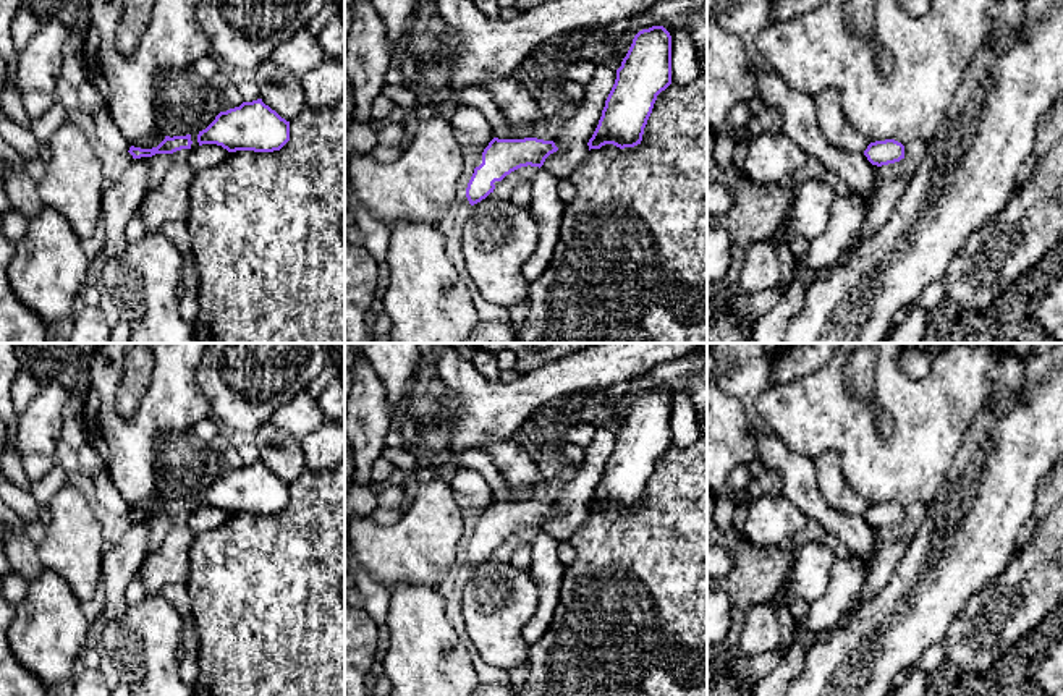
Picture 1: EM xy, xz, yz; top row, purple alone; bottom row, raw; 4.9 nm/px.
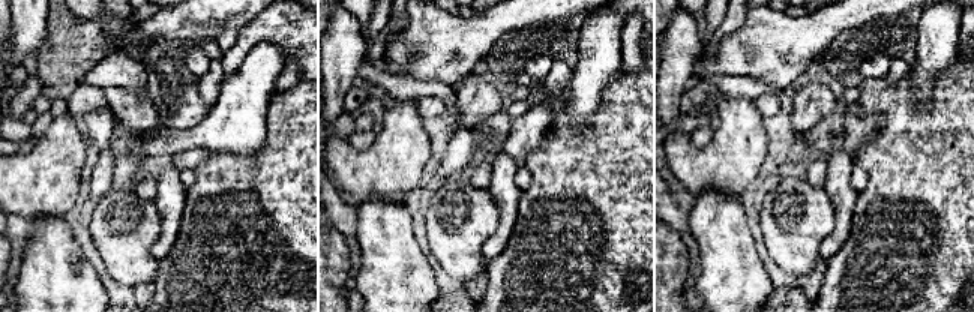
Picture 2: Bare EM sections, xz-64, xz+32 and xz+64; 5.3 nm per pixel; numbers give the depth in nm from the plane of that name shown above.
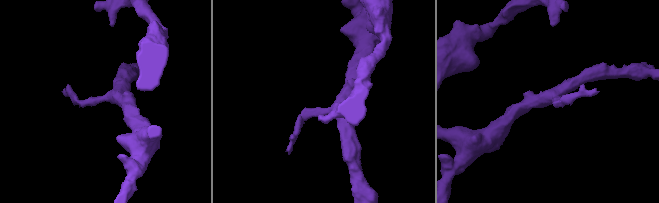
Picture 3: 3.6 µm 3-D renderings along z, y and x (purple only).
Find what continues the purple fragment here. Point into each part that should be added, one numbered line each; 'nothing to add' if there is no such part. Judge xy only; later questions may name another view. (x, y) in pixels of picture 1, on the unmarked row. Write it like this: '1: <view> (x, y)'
nothing to add

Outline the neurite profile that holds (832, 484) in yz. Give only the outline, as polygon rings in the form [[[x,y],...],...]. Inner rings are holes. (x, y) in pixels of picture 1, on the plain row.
[[[835,452],[822,453],[814,460],[814,465],[819,490],[832,508],[848,515],[864,515],[867,511],[869,502],[846,482]]]

